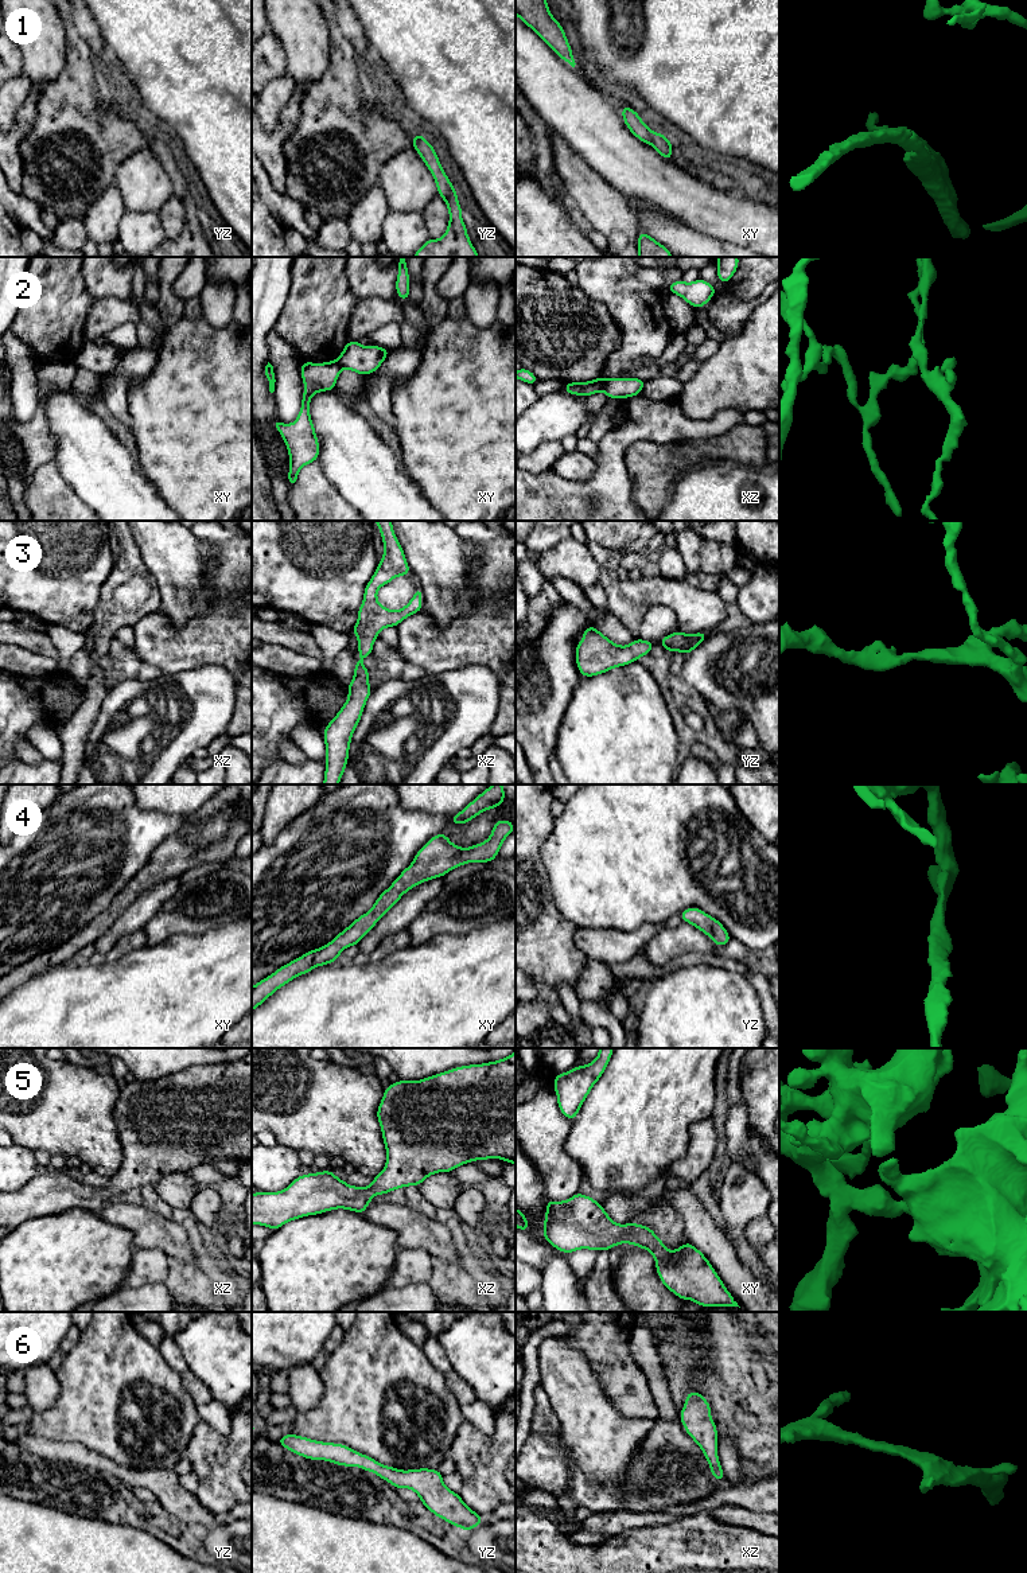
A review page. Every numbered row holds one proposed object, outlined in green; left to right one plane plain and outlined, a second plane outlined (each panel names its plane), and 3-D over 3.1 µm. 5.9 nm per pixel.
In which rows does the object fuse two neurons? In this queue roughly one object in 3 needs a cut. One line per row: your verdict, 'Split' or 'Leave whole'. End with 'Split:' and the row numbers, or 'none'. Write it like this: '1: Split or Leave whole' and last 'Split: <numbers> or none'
1: Leave whole
2: Split
3: Leave whole
4: Leave whole
5: Leave whole
6: Leave whole
Split: 2

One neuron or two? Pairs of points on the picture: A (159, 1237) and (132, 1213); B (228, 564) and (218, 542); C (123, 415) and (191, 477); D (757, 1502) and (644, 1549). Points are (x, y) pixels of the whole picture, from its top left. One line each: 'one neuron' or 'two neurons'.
A: one neuron
B: one neuron
C: two neurons
D: two neurons

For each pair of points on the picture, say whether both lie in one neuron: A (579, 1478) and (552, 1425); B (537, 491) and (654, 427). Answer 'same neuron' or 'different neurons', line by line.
A: same neuron
B: same neuron

